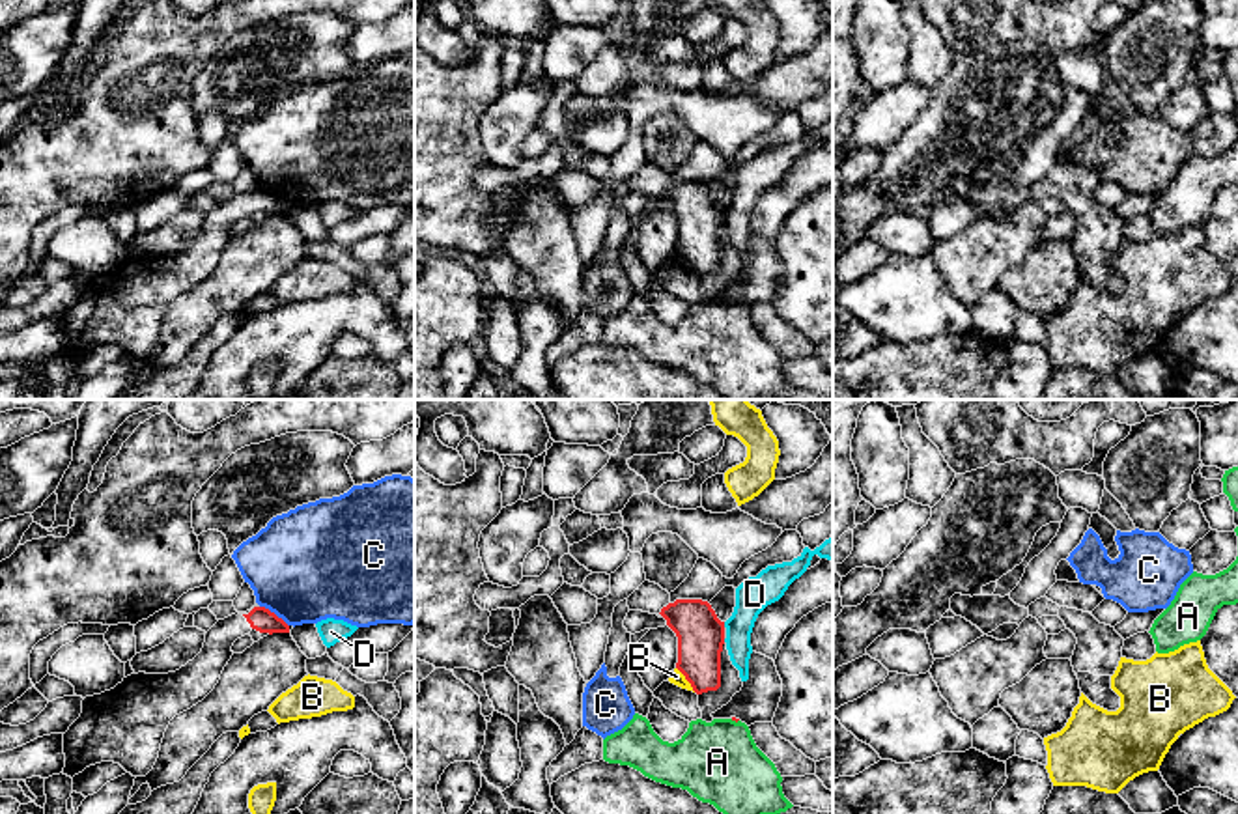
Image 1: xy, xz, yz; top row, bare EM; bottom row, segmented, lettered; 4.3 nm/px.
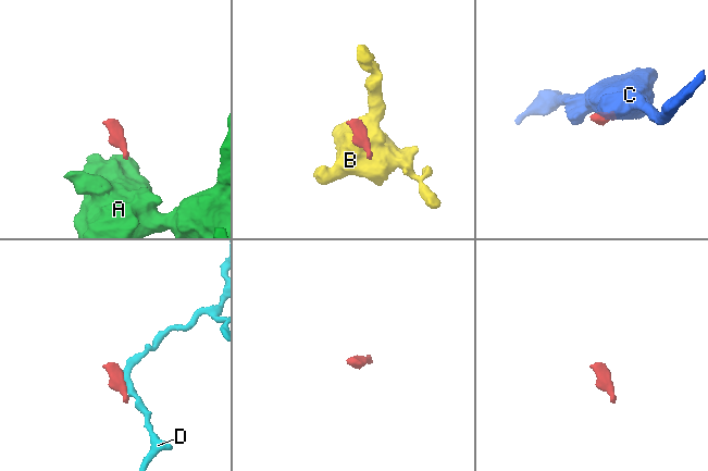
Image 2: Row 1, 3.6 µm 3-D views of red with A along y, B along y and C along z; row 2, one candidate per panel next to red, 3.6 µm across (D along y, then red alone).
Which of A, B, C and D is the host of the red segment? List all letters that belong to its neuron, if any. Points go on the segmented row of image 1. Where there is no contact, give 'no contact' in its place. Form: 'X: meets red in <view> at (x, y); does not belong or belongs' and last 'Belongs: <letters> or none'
A: meets red in xz at (734, 719); does not belong
B: meets red in xz at (686, 678); does not belong
C: meets red in xy at (273, 613); does not belong
D: meets red in xz at (723, 624); does not belong
Belongs: none

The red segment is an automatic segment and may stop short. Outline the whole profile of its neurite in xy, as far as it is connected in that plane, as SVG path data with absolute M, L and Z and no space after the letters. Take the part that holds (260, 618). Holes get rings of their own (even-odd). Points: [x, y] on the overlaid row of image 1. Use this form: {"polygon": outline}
{"polygon": "M265 607L218 620L202 652L176 672L131 674L114 689L82 700L80 717L63 734L63 775L114 762L133 777L146 777L161 751L170 721L202 702L218 683L237 639L252 629L289 633L289 625Z"}

